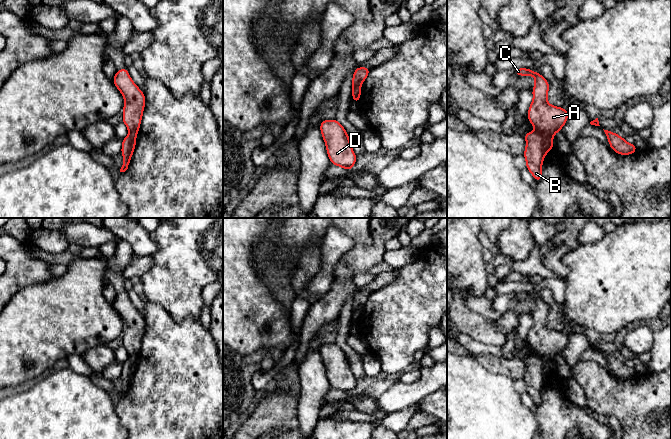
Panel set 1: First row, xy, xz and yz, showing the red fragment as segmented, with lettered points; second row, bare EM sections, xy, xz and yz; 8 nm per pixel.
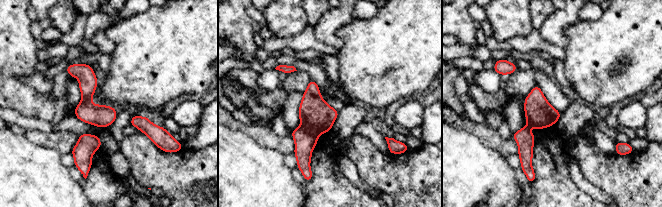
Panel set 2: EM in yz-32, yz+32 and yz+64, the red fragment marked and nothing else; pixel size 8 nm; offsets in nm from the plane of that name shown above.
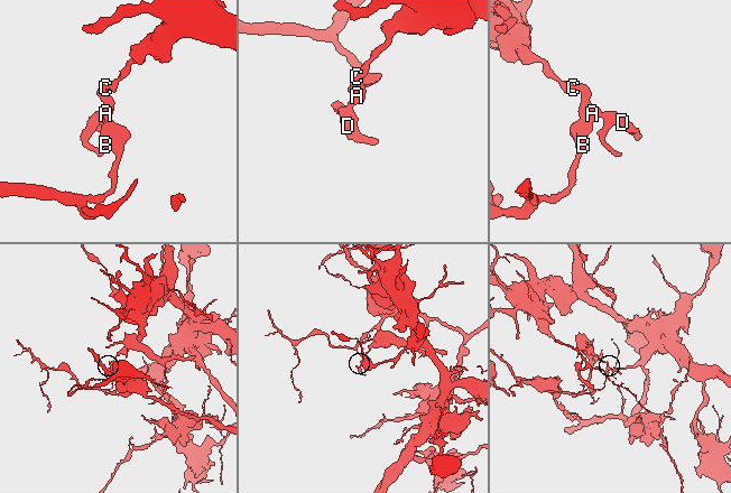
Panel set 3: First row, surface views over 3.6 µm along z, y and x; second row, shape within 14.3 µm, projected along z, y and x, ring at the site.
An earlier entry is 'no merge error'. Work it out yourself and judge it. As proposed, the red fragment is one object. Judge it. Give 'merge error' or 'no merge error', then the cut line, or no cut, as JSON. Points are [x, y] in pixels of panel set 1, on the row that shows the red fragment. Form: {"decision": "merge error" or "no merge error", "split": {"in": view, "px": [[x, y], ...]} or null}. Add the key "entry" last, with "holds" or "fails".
{"decision": "merge error", "split": {"in": "yz", "px": [[536, 131], [551, 137]]}, "entry": "fails"}

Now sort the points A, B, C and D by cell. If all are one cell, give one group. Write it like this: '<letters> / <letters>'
A C D / B

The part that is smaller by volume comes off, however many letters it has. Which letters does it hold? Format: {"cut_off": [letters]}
{"cut_off": ["A", "C", "D"]}

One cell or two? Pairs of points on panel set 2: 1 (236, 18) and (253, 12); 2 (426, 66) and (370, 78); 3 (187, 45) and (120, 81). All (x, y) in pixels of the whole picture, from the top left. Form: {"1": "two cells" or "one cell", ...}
{"1": "two cells", "2": "one cell", "3": "one cell"}

